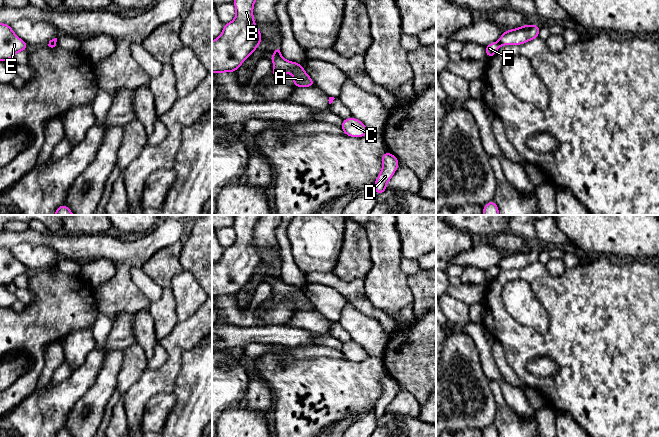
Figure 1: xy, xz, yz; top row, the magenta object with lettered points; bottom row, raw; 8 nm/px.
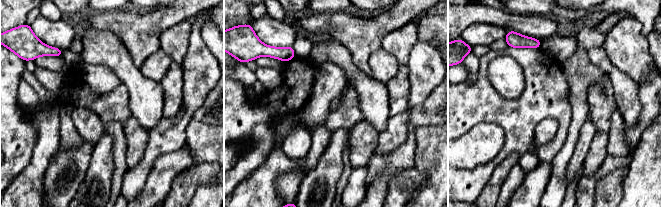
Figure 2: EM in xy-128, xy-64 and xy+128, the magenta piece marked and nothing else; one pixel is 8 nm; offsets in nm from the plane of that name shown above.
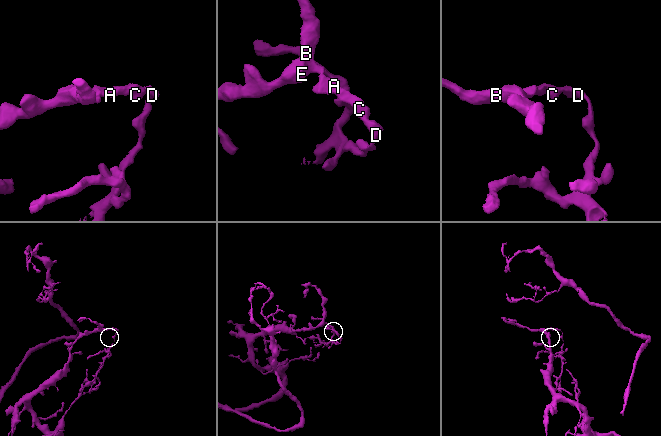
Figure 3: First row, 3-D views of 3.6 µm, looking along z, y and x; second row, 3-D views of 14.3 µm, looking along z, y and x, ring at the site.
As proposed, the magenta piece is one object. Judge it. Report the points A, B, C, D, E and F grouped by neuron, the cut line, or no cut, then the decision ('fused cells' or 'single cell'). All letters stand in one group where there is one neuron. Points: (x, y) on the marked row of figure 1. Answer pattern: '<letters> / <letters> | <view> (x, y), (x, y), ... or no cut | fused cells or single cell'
A C D / B E F | yz (498, 41), (500, 44) | fused cells

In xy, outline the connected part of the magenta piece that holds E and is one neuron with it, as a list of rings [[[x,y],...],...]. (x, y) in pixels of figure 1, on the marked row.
[[[0,23],[0,61],[7,61],[17,52],[27,50],[28,44],[15,35],[10,25]]]

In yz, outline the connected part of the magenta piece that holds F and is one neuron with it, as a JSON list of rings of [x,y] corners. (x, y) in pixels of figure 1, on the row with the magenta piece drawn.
[[[493,42],[493,43],[485,46],[487,57],[491,58],[492,56],[494,56],[495,53],[498,51],[499,47],[500,47],[499,42]]]

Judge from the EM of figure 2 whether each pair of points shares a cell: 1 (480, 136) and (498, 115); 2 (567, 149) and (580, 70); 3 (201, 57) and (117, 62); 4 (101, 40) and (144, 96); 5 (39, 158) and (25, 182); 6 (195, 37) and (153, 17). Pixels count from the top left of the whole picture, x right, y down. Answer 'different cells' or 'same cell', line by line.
1: different cells
2: same cell
3: different cells
4: same cell
5: same cell
6: different cells

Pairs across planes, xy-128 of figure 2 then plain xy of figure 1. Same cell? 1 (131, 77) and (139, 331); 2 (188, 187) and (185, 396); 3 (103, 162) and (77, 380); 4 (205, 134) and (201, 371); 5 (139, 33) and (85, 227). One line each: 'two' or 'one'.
1: one
2: two
3: two
4: one
5: two

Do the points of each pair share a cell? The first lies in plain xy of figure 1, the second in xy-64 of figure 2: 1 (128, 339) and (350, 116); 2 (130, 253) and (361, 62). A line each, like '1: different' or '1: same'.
1: same
2: same

